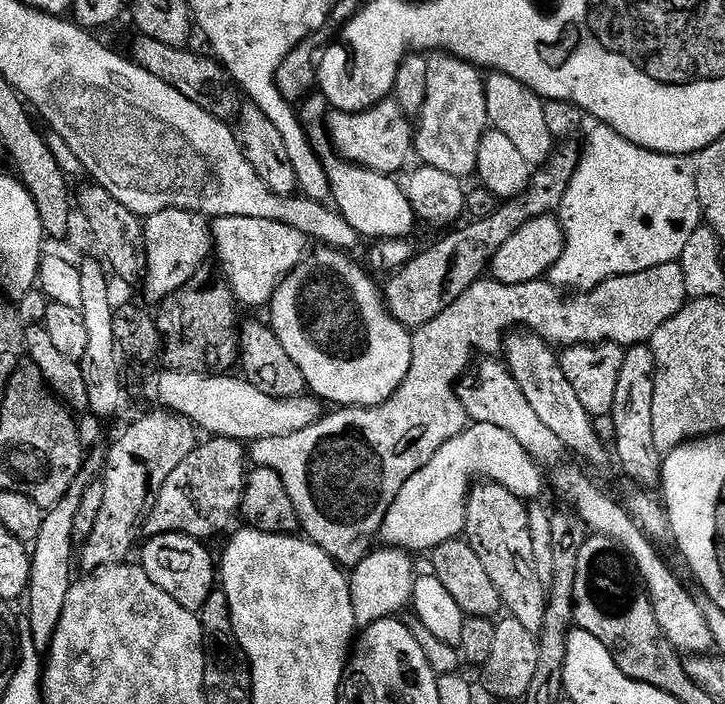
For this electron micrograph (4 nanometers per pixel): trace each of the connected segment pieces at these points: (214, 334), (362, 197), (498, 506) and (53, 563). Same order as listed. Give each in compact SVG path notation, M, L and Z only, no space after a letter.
M201 270L194 274L194 278L190 278L190 282L186 282L186 286L182 286L176 291L173 296L167 296L159 305L160 312L156 316L156 324L160 327L160 334L164 338L164 347L162 349L162 360L165 360L167 367L172 370L228 370L231 364L235 365L238 360L240 351L240 329L238 327L238 319L236 320L236 308L238 309L238 301L232 293L232 288L229 286L227 279L215 276L209 270Z
M312 94L304 98L298 108L298 115L309 143L313 152L319 157L327 182L331 186L331 199L336 210L362 238L383 240L409 237L412 226L416 223L416 217L403 187L397 181L395 183L391 175L358 167L336 153L331 146L331 140L328 139L324 121L327 113L327 100L320 94Z
M487 482L477 483L469 491L468 504L464 508L463 535L474 554L478 554L483 569L494 584L494 590L500 595L500 603L506 609L507 615L522 622L526 630L538 634L546 618L548 598L545 585L536 577L532 565L528 504L502 486Z
M77 482L54 507L44 513L42 531L34 541L32 553L32 582L26 593L26 600L32 603L32 613L28 620L32 623L32 636L44 646L51 645L53 636L66 610L66 598L74 583L72 576L72 547L78 544L74 522L78 518L80 503L84 497L85 485Z

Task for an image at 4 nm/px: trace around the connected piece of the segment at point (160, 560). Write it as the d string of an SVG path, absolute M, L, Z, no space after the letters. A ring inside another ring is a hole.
M167 532L151 537L147 542L149 544L145 546L139 563L150 582L166 590L166 594L170 594L170 598L174 598L178 606L198 614L202 606L206 606L206 598L210 598L218 584L218 564L214 556L212 560L211 554L208 553L209 545L182 532Z

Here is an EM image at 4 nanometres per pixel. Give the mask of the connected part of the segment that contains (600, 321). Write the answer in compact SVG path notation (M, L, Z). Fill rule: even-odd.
M679 263L654 266L650 270L642 270L638 274L615 276L609 280L603 280L598 287L591 288L588 292L576 292L575 294L565 294L563 291L553 288L547 279L544 278L531 280L530 282L522 282L521 284L503 284L491 278L481 278L477 280L474 286L470 286L470 290L466 290L450 306L446 306L446 310L442 310L442 314L438 314L438 318L426 322L412 332L412 361L410 362L410 368L406 374L406 378L402 382L402 386L398 386L398 390L386 402L382 402L376 408L349 408L347 406L340 406L321 416L318 422L314 422L314 426L306 426L306 430L298 430L292 434L282 434L278 438L262 438L261 440L251 441L251 463L258 468L274 470L278 474L278 478L282 478L282 482L286 485L286 494L290 494L290 502L294 502L294 510L298 510L300 526L303 535L307 539L320 547L337 564L341 566L358 565L364 561L364 557L370 551L370 545L368 543L371 542L372 536L374 540L374 537L380 531L380 527L384 525L384 519L394 502L394 498L398 494L398 490L402 490L402 486L406 486L406 482L410 477L427 460L434 458L436 451L447 440L454 438L459 432L463 432L465 428L469 427L470 421L468 415L464 407L460 404L460 397L454 391L454 388L452 392L452 383L467 370L468 363L472 360L472 352L484 352L480 354L499 353L502 348L502 333L500 334L500 331L503 328L506 328L505 330L527 330L535 336L540 336L547 344L553 346L567 346L570 344L619 344L621 346L631 346L633 344L643 344L651 341L652 336L658 330L658 326L665 324L670 318L674 318L674 314L678 314L678 310L682 310L689 299L686 282L684 281L684 275L682 274Z

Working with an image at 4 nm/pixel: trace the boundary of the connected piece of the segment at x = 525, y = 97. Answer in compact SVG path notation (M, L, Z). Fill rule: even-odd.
M492 72L489 77L483 81L489 125L506 134L506 138L510 138L510 142L522 153L522 158L526 158L528 164L543 164L552 155L554 147L554 138L546 127L544 100L537 92L506 74Z

